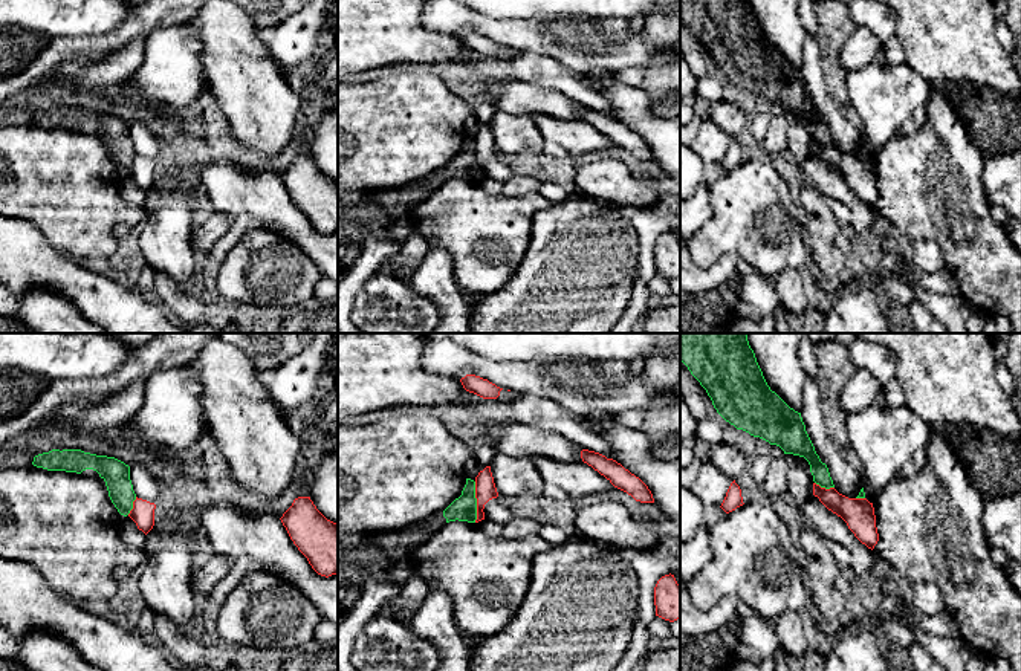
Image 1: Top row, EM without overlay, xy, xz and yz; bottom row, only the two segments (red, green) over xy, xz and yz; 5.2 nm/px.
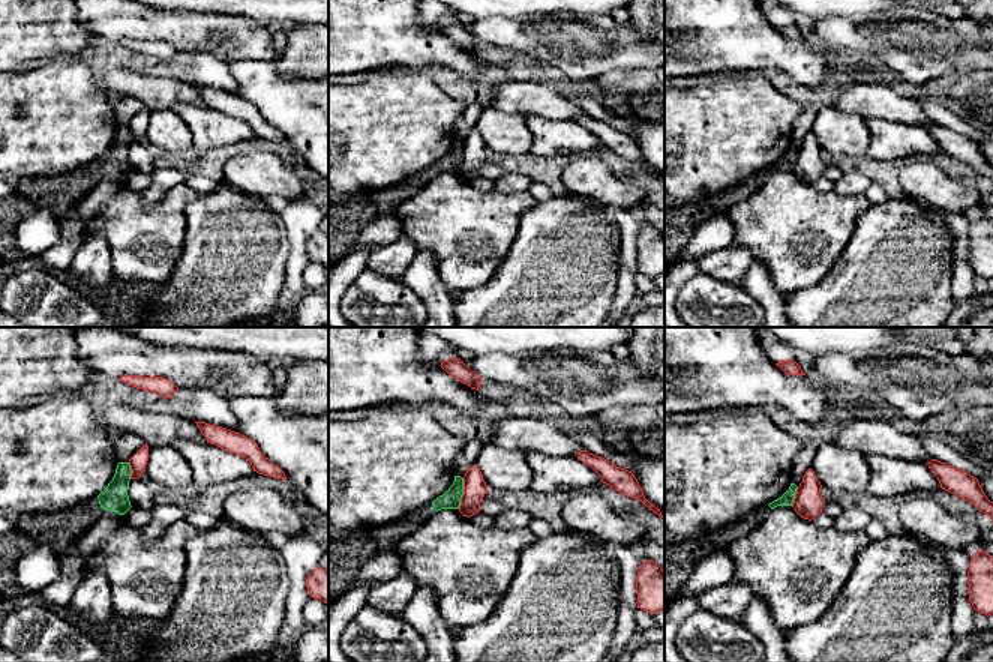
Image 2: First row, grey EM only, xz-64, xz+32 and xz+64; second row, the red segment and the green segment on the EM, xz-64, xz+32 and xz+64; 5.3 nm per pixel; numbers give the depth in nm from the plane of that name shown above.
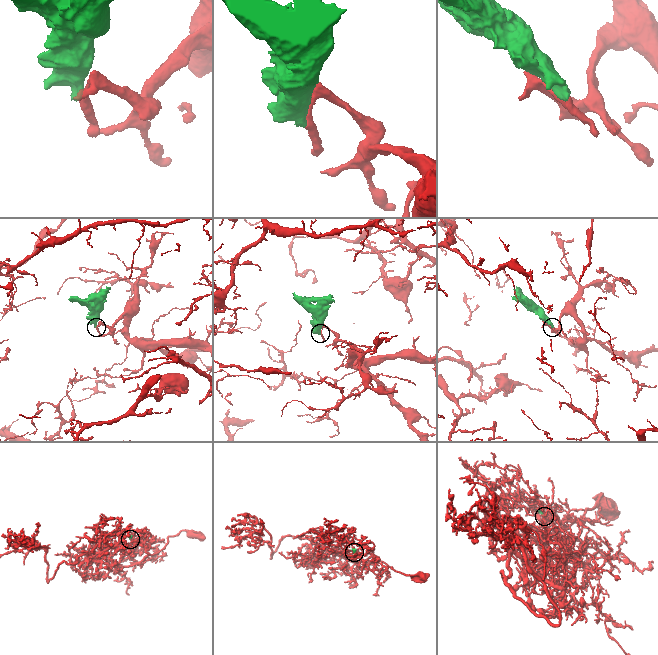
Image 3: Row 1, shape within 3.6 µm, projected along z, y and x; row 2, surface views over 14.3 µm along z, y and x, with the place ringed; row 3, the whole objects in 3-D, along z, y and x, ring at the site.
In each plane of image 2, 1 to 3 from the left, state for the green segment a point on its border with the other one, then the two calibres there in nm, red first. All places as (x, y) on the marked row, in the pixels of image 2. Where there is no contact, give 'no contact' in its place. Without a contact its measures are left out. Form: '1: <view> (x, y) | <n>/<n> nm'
1: xz-64 (131, 469) | 90/150 nm
2: xz+32 (464, 493) | 130/100 nm
3: xz+64 (795, 496) | 160/70 nm

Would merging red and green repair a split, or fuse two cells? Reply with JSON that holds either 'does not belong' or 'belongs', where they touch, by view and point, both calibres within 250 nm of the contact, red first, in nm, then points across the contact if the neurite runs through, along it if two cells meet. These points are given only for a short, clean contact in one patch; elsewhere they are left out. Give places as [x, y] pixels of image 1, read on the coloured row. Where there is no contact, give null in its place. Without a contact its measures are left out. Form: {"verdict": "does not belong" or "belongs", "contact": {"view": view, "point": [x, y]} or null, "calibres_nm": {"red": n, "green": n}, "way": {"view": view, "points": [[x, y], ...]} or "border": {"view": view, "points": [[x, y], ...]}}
{"verdict": "does not belong", "contact": {"view": "xz", "point": [477, 502]}, "calibres_nm": {"red": 110, "green": 130}, "border": {"view": "xz", "points": [[474, 482], [476, 521]]}}

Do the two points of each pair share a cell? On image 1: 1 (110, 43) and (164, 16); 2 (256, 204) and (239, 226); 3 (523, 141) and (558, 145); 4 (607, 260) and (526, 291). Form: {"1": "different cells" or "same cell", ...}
{"1": "same cell", "2": "same cell", "3": "different cells", "4": "same cell"}

